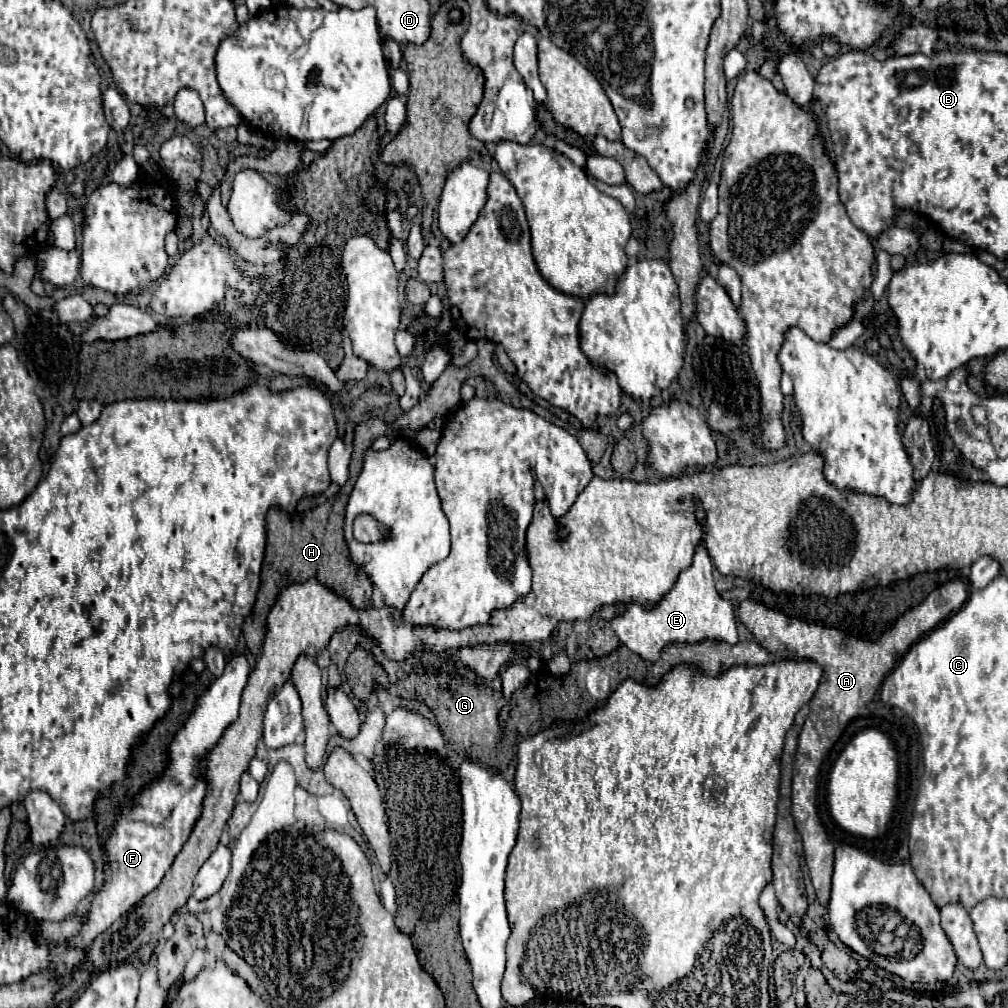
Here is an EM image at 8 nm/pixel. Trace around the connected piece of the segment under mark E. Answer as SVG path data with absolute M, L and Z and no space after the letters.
M698 547L692 565L680 573L674 589L654 609L644 609L642 605L632 603L626 607L622 617L612 619L612 629L618 639L648 663L656 663L668 645L702 643L706 639L726 639L726 643L738 643L734 607L718 595L712 569L714 567L706 549Z

